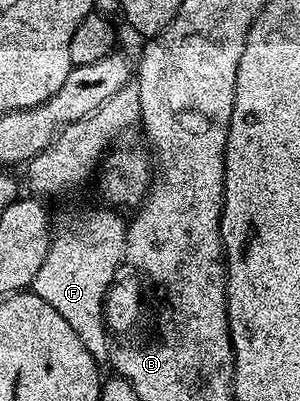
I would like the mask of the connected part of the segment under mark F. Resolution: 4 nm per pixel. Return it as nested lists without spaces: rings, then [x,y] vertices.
[[[107,209],[84,210],[65,220],[64,227],[51,235],[46,260],[42,260],[42,268],[38,268],[30,287],[31,293],[42,296],[74,328],[97,364],[107,363],[110,358],[110,331],[105,326],[103,304],[116,273],[123,267],[127,236],[126,218],[120,215],[123,213]]]

